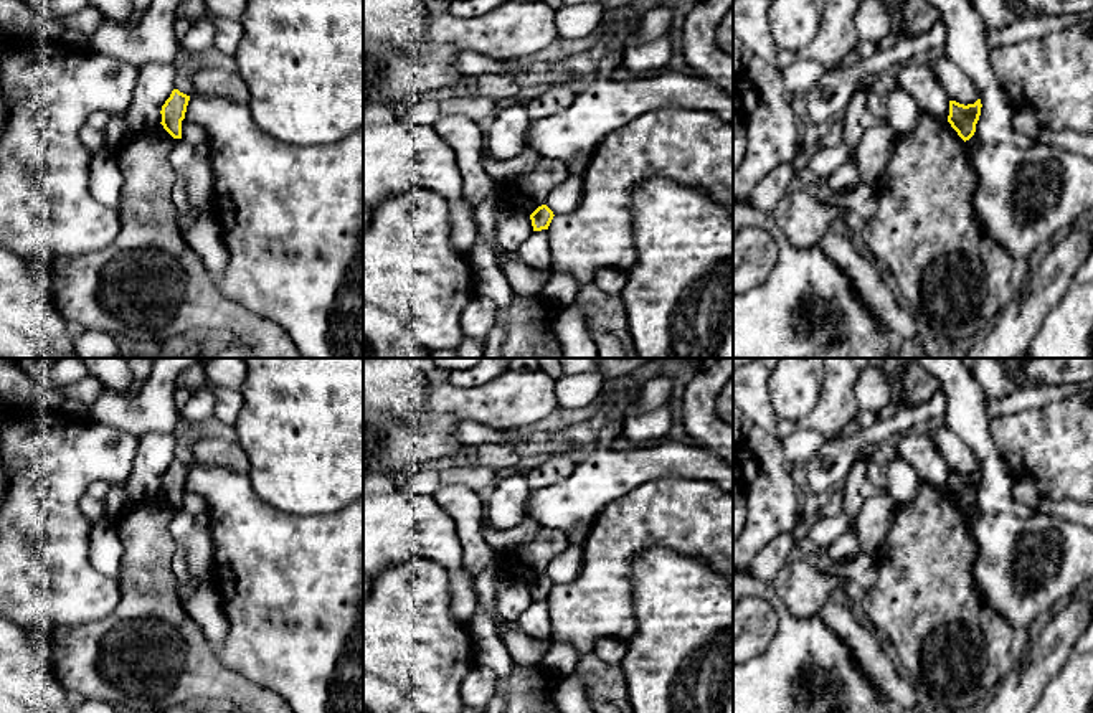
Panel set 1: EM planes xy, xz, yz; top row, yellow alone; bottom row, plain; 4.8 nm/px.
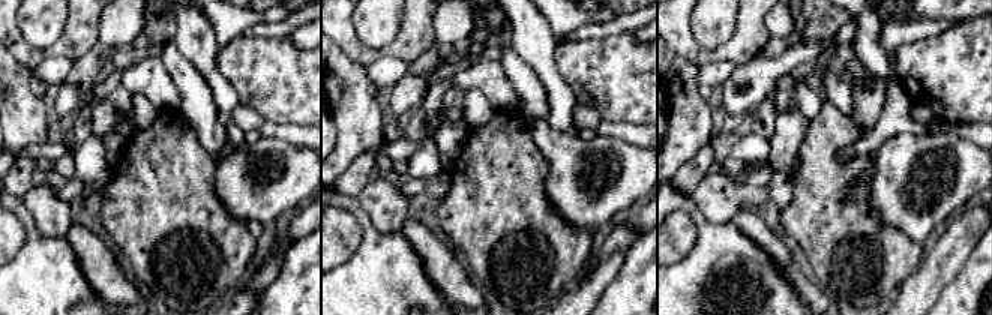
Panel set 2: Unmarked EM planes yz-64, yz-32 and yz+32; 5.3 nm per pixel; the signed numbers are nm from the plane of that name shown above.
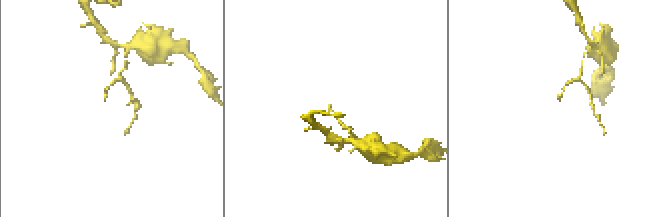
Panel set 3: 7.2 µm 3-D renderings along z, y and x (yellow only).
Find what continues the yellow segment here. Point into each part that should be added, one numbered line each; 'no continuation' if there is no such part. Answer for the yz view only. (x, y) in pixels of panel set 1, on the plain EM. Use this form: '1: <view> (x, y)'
no continuation

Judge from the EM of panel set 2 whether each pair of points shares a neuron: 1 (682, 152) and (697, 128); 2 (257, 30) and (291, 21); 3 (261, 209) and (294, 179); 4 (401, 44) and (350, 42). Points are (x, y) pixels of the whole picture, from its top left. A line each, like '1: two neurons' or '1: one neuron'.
1: one neuron
2: one neuron
3: one neuron
4: one neuron

